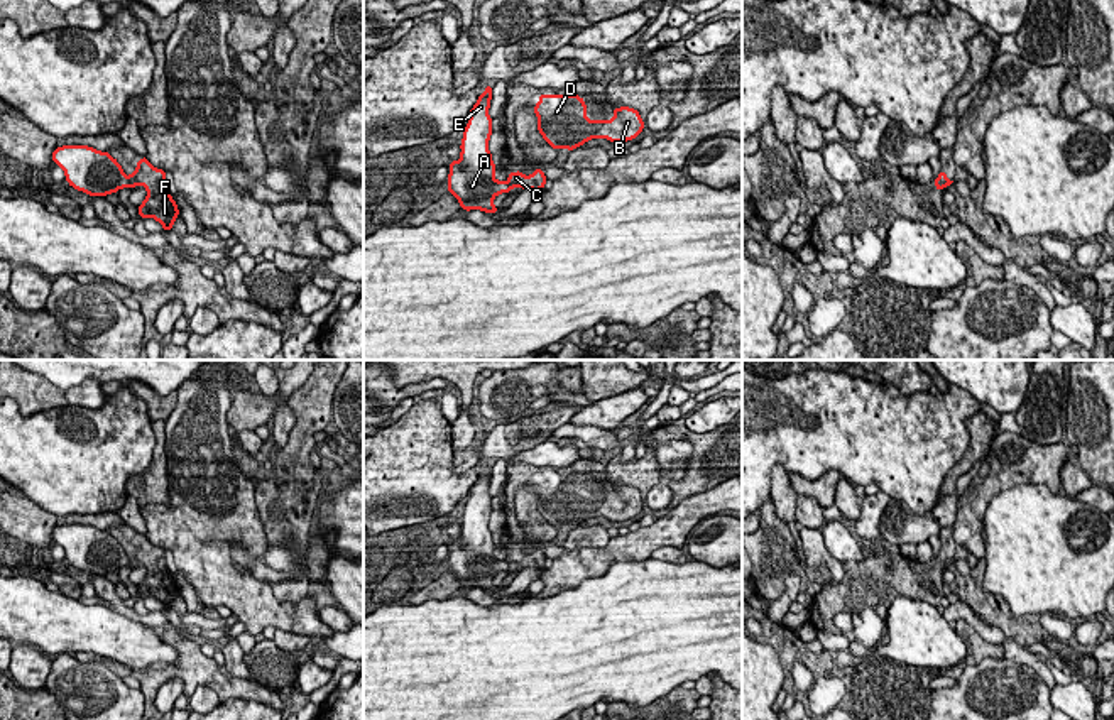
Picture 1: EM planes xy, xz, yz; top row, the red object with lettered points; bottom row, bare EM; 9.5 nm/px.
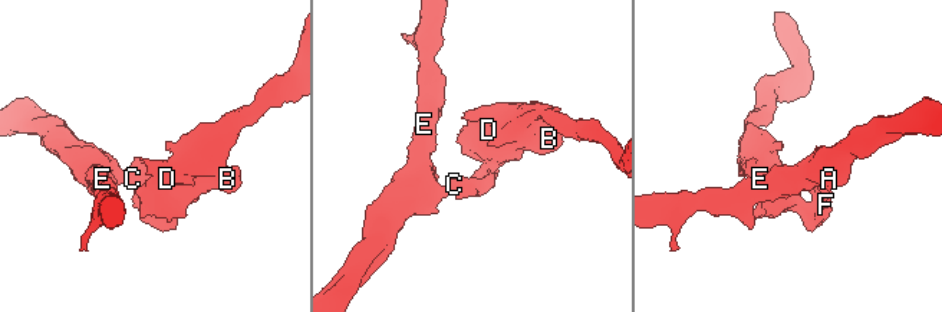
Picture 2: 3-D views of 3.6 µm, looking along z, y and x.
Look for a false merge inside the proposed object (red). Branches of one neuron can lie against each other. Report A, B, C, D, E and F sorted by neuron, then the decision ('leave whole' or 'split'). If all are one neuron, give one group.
A E / B C D F; split

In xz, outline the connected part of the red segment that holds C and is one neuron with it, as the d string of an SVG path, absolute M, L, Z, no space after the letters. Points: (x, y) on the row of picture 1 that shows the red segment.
M536 169L531 176L524 176L521 171L511 172L505 181L511 188L521 186L522 189L539 191L544 189L546 176L541 169Z

